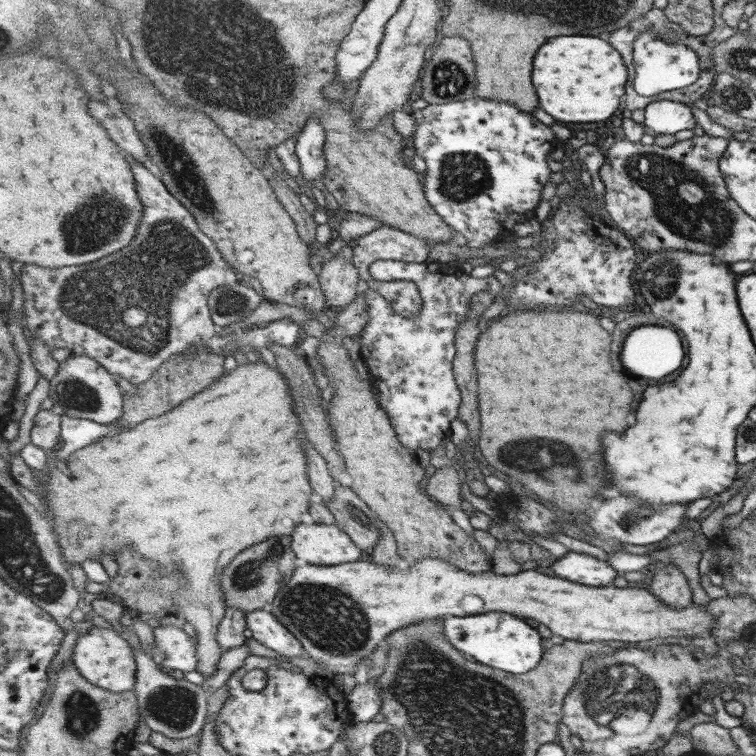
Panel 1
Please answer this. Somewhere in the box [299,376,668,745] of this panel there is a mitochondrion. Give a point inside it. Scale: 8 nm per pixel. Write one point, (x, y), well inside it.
(617, 693)

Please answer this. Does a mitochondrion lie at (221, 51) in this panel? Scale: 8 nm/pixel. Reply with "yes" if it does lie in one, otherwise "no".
yes

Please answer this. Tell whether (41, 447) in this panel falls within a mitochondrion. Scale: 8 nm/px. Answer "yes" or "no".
no

